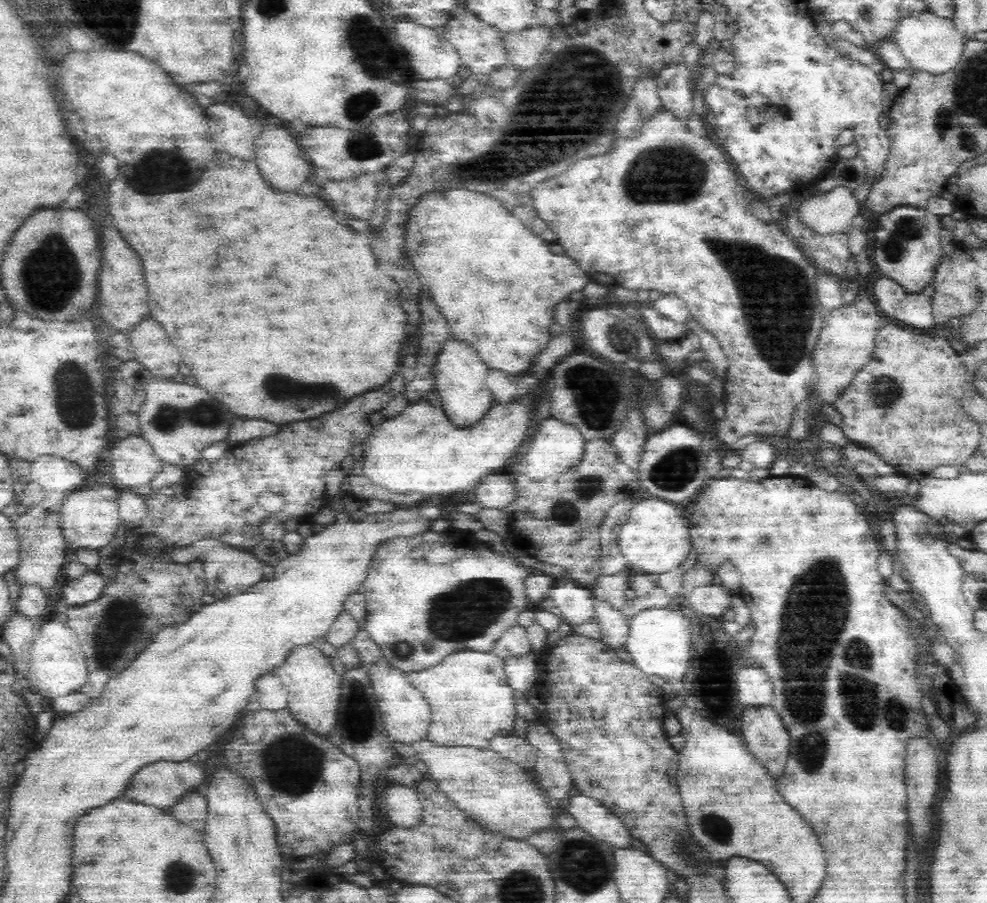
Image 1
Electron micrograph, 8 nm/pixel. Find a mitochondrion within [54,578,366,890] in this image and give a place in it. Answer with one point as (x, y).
(115, 633)

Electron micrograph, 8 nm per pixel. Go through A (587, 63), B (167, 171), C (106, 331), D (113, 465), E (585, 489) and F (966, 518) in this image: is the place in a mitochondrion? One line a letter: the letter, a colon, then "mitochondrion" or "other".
A: mitochondrion
B: mitochondrion
C: other
D: other
E: mitochondrion
F: other

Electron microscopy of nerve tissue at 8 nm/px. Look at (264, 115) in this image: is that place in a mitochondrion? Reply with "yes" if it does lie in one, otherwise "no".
no

